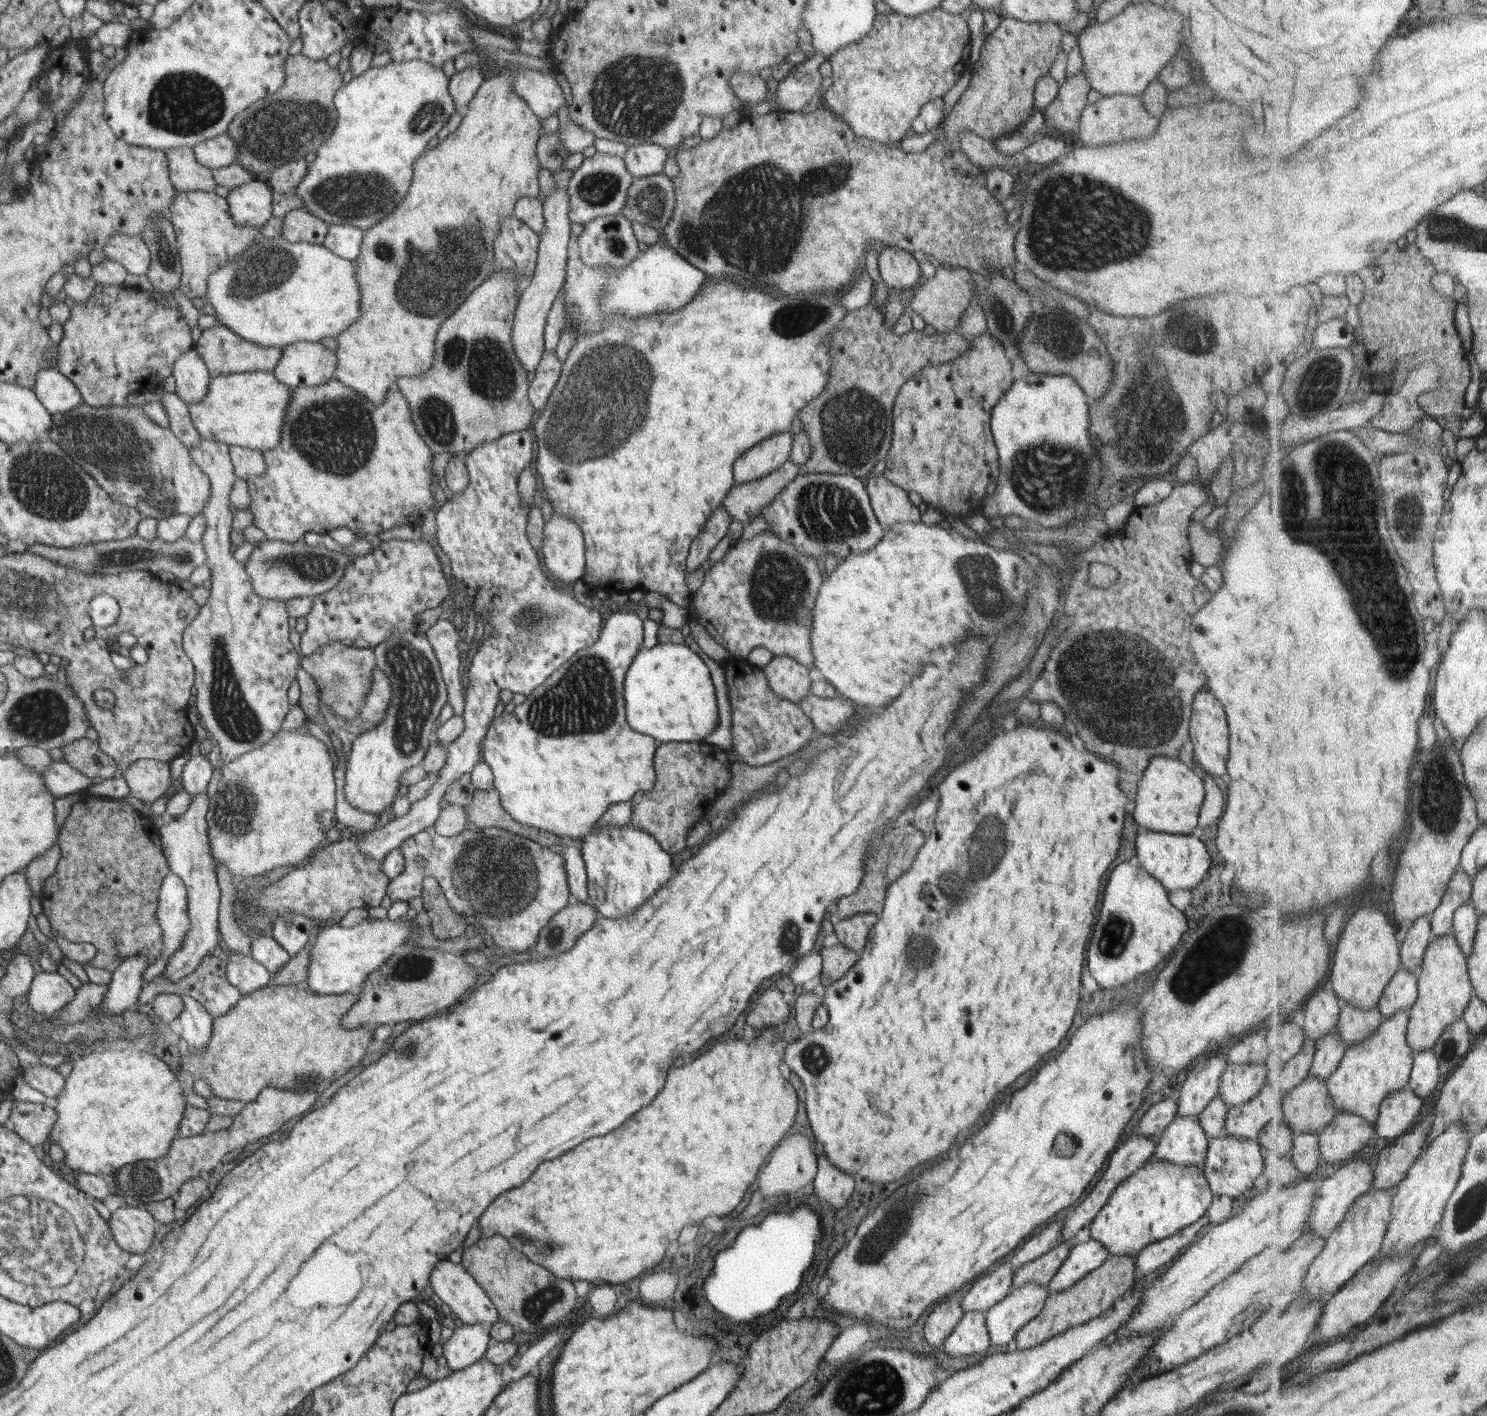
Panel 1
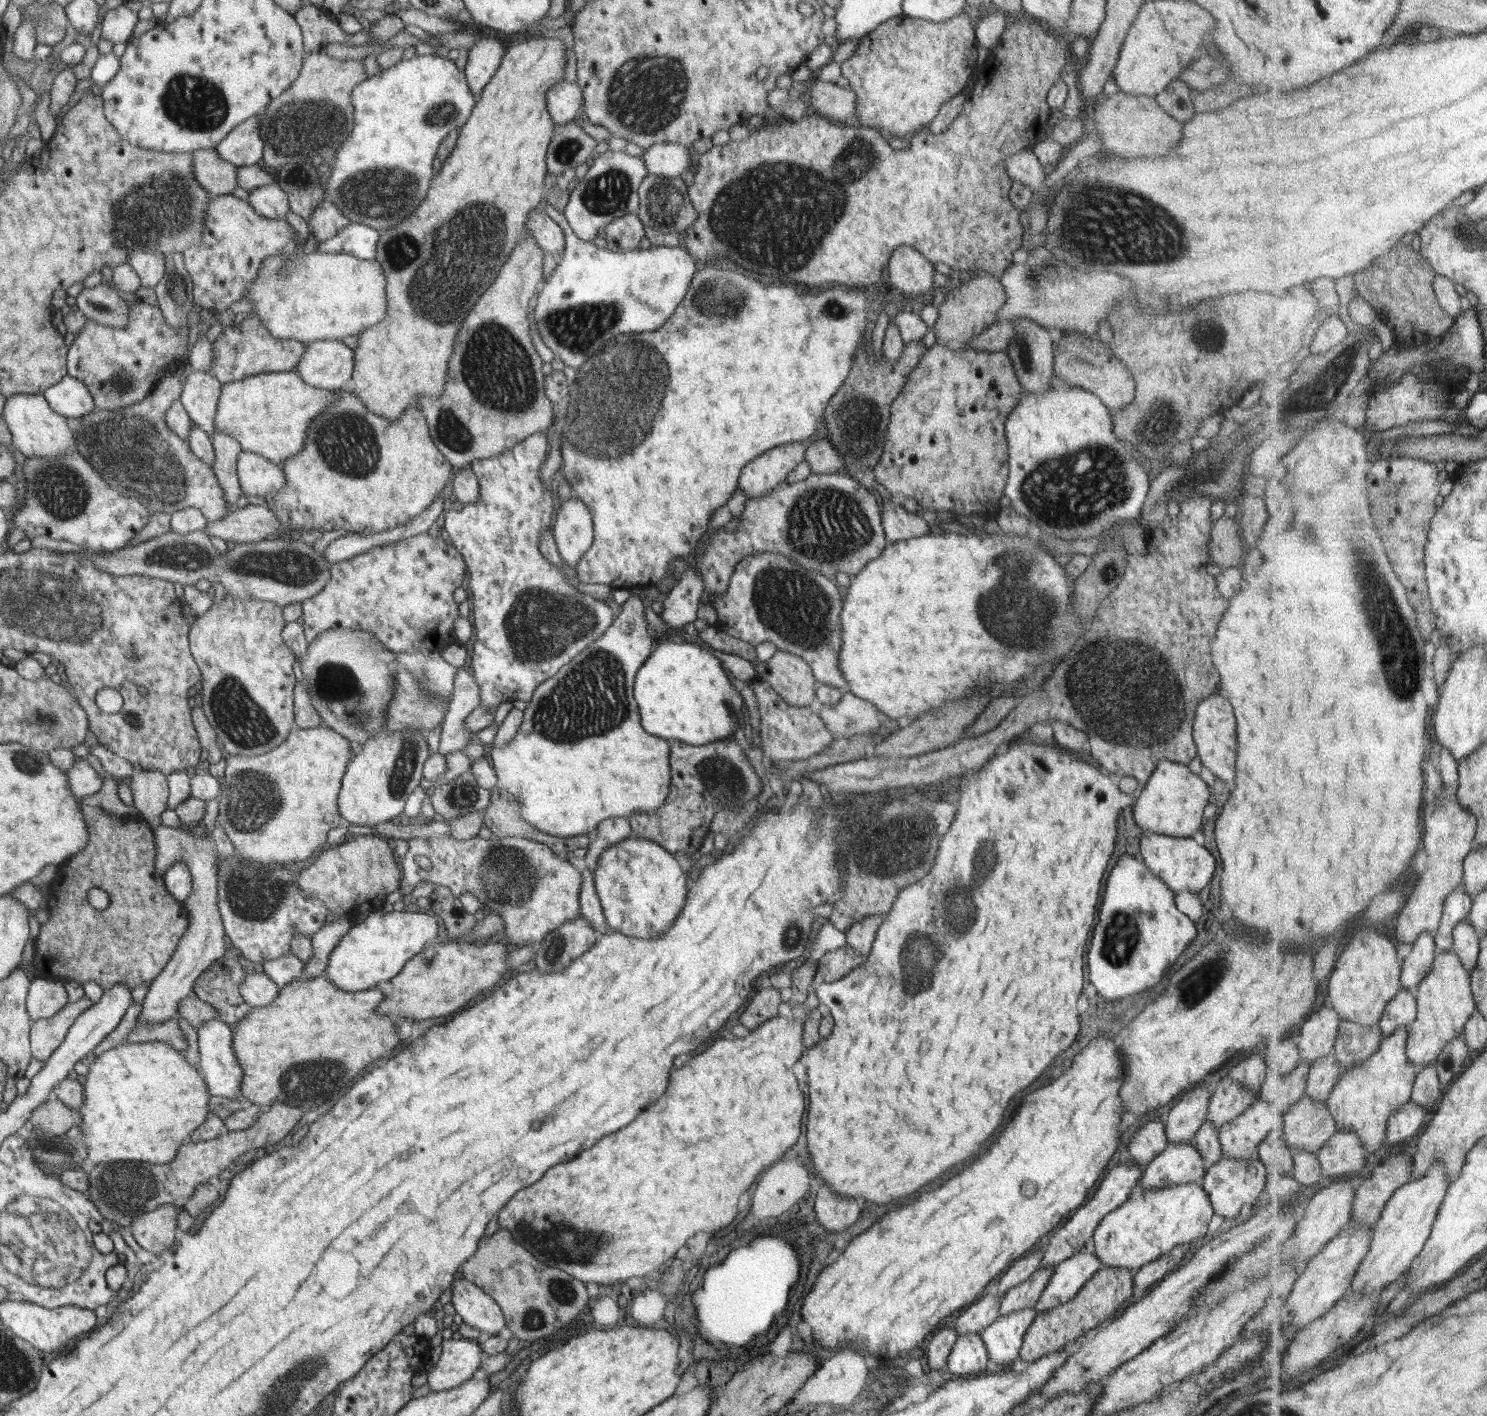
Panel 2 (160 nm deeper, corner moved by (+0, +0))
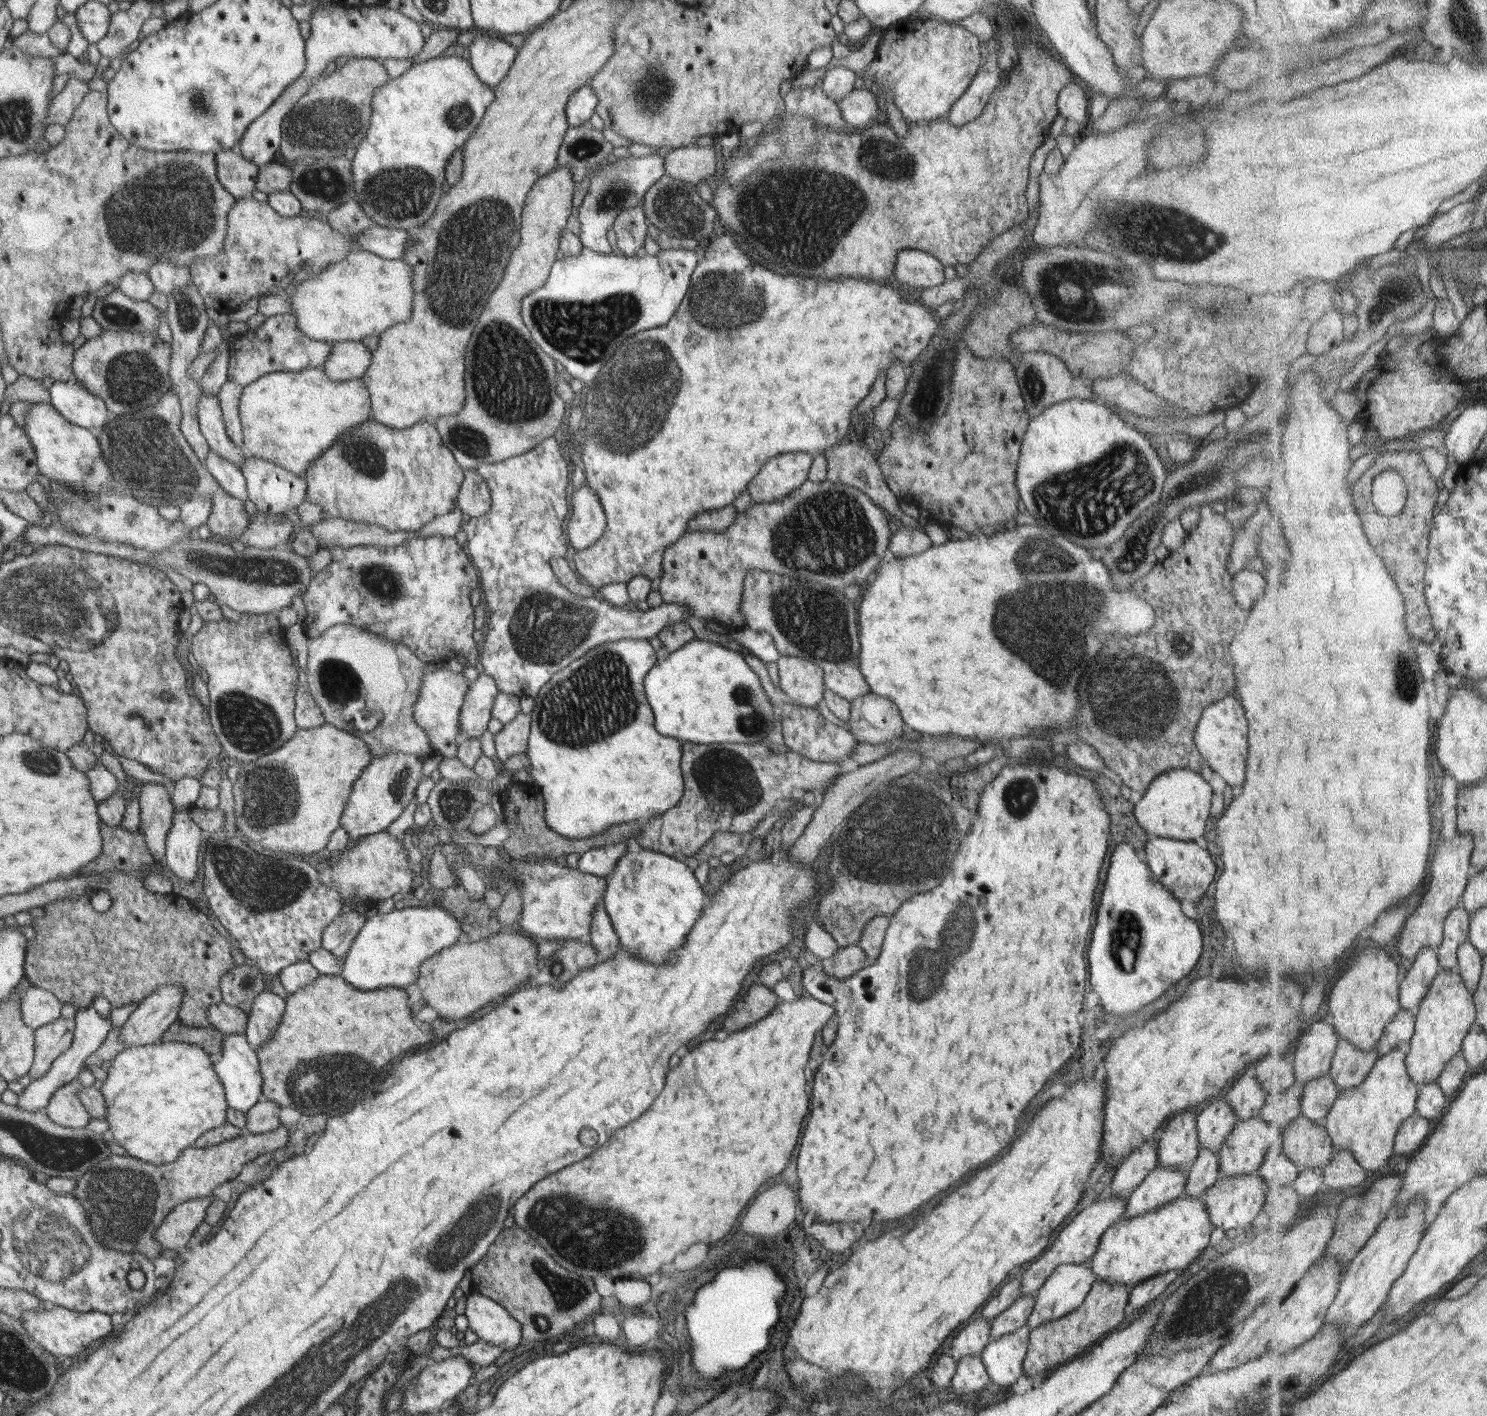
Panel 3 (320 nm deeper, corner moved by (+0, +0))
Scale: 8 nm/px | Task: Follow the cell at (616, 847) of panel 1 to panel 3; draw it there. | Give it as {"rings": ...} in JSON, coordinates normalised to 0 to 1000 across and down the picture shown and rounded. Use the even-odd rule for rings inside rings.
{"rings":[[[435,599],[429,602],[422,601],[419,604],[408,619],[408,629],[406,633],[406,638],[419,671],[438,681],[450,679],[453,672],[461,667],[468,650],[472,648],[475,636],[475,632],[472,629],[471,624],[460,608]]]}

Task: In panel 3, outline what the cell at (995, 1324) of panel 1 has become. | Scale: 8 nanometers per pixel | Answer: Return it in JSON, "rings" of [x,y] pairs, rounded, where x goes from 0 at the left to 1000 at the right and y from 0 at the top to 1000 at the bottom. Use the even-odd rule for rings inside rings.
{"rings":[[[689,935],[663,950],[659,957],[666,976],[679,982],[687,972],[693,941]]]}

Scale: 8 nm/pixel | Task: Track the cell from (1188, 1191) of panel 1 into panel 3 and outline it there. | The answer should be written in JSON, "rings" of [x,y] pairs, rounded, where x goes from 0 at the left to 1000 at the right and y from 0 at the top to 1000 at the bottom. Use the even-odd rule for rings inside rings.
{"rings":[[[795,844],[767,859],[751,862],[740,875],[732,893],[738,904],[746,904],[762,910],[781,898],[796,898],[814,877],[816,866],[806,845]]]}

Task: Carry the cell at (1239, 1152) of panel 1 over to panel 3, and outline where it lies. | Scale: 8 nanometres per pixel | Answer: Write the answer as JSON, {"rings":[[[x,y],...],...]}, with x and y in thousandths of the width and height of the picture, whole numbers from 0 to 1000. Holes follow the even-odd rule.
{"rings":[[[845,828],[822,831],[815,838],[811,840],[808,845],[811,849],[811,855],[816,867],[822,869],[848,865],[849,853],[854,838],[851,837]]]}

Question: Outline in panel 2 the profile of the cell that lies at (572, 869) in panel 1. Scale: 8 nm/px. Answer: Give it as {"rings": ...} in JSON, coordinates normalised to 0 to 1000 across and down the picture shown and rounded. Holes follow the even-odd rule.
{"rings":[[[395,613],[391,615],[392,624],[391,624],[389,633],[390,644],[393,649],[397,653],[400,658],[405,660],[410,657],[410,654],[408,654],[408,651],[405,644],[404,636],[401,632],[398,617],[399,615]]]}

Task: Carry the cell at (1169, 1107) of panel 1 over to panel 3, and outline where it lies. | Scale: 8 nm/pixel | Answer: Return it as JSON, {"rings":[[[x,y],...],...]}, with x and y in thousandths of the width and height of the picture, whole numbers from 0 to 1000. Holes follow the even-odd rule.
{"rings":[[[776,805],[771,806],[757,817],[750,826],[749,833],[745,842],[748,846],[758,846],[765,838],[771,831],[777,824],[779,821],[779,809]]]}

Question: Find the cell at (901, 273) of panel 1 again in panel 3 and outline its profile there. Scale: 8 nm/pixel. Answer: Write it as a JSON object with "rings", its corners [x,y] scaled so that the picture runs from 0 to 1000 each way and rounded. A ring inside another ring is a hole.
{"rings":[[[605,177],[601,194],[607,201],[615,204],[632,202],[635,196],[635,187],[627,179],[620,177]]]}

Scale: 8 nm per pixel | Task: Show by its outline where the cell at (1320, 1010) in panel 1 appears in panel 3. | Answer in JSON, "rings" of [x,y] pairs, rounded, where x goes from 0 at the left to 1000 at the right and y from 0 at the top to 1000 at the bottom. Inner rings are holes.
{"rings":[[[894,720],[884,722],[879,725],[878,729],[871,739],[869,744],[874,764],[880,766],[884,761],[889,761],[891,758],[894,758],[900,742],[902,734],[898,725]]]}

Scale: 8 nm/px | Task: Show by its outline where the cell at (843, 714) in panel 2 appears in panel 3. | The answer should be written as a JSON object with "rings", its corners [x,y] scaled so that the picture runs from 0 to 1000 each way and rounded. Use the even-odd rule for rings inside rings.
{"rings":[[[588,489],[573,496],[569,511],[578,525],[593,525],[608,518],[609,510],[603,497]]]}

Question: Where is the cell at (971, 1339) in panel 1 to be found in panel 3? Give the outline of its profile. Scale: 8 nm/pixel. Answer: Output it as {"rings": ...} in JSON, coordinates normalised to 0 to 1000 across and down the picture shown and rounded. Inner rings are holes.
{"rings":[[[652,956],[644,962],[640,980],[642,984],[652,986],[660,983],[666,977],[665,970],[660,962],[660,957]]]}

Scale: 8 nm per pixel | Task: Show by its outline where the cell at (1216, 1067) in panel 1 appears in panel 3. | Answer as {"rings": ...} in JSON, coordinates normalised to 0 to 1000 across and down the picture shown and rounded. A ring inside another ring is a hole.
{"rings":[[[801,782],[796,785],[792,785],[785,795],[780,799],[779,809],[779,821],[780,823],[789,823],[797,826],[797,831],[806,817],[806,799],[804,792],[807,782]]]}

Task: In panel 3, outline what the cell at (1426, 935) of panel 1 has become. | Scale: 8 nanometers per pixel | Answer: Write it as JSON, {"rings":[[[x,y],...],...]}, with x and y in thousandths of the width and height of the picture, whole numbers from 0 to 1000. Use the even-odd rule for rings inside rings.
{"rings":[[[960,668],[950,681],[944,692],[942,706],[945,712],[954,714],[954,712],[962,702],[964,693],[972,684],[966,673],[966,669]]]}

